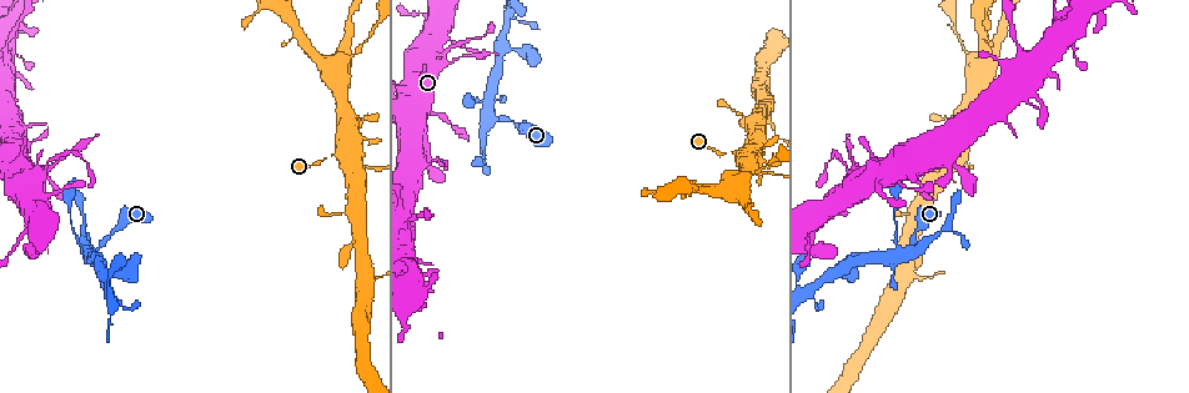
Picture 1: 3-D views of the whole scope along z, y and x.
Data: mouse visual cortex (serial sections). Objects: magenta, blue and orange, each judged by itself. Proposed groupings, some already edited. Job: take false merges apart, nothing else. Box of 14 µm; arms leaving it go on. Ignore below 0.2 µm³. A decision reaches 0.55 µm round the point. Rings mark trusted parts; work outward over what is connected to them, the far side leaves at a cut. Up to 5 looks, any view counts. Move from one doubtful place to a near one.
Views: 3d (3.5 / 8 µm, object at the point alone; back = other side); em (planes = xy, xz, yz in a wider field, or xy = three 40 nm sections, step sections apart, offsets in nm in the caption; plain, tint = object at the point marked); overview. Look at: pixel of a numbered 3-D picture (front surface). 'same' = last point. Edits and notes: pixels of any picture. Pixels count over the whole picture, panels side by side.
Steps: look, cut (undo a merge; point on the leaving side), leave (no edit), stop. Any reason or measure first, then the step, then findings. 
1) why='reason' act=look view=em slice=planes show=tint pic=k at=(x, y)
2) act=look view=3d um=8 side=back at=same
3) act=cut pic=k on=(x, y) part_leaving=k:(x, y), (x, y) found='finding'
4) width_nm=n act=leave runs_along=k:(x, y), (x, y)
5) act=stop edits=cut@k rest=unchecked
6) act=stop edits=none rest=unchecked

why='sharp bend' act=look view=3d um=8 pic=1 at=(343, 155)

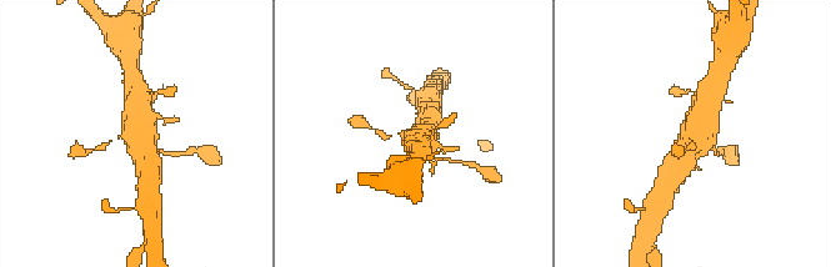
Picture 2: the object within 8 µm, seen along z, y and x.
why='now the EM' act=look view=em slice=xy step=5 show=tint pic=2 at=(132, 137)

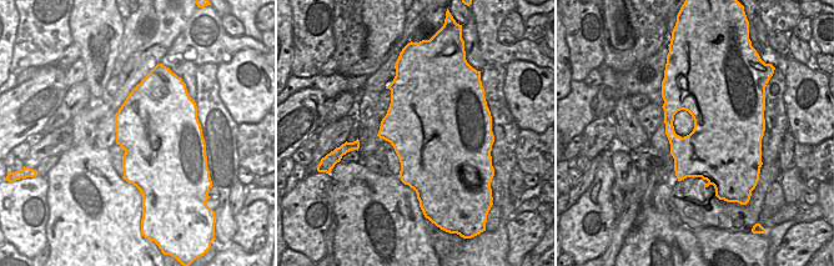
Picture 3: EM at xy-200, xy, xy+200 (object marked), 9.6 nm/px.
act=leave runs_along=2:(380, 134), (421, 136), (429, 125) found='all the same cell'

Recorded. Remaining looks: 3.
act=look view=3d um=3.5 pic=1 at=(740, 191)

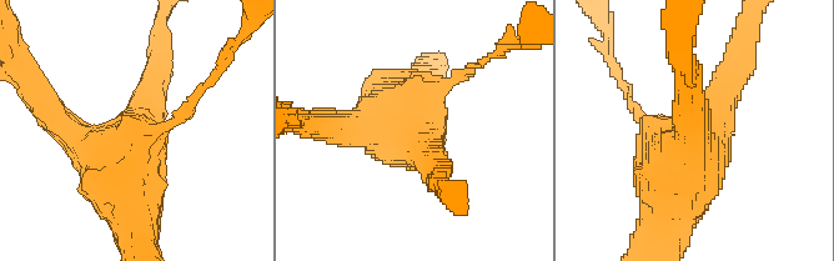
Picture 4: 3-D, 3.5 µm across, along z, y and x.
why='now the EM' act=look view=em slice=xy step=1 show=tint pic=4 at=(418, 136)

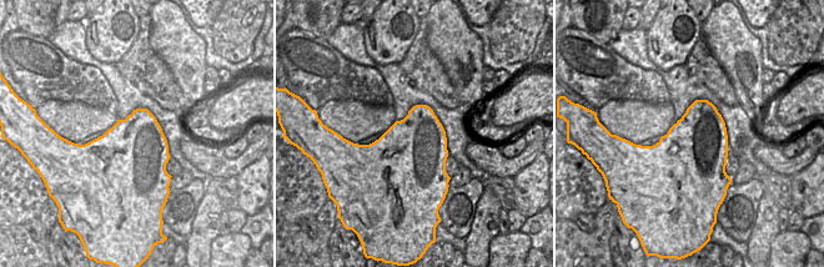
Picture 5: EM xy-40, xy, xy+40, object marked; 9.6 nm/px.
act=leave runs_along=4:(137, 232), (126, 175), (45, 106) found='one cell here'

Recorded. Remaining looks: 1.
act=stop edits=none rest=unchecked

